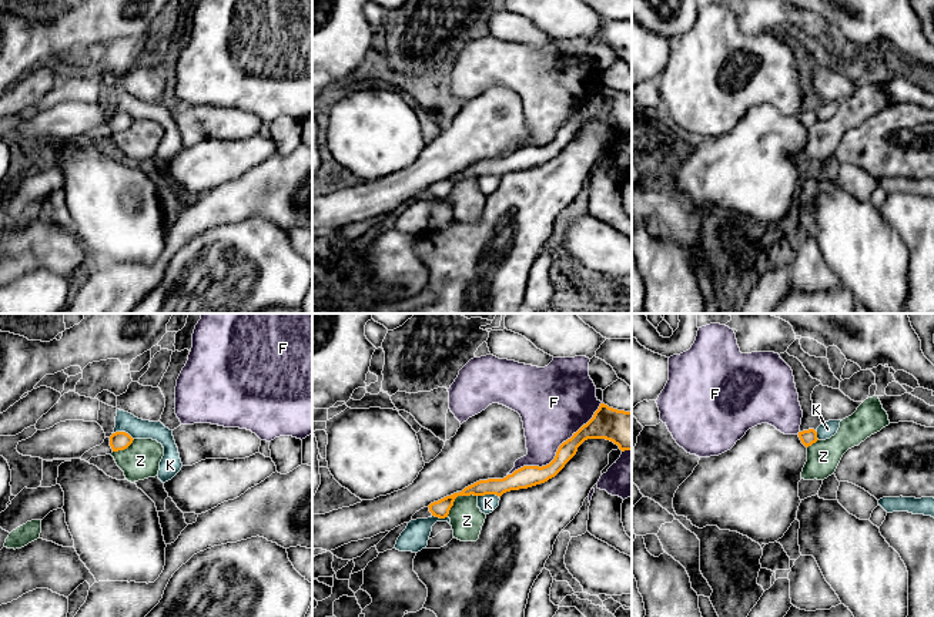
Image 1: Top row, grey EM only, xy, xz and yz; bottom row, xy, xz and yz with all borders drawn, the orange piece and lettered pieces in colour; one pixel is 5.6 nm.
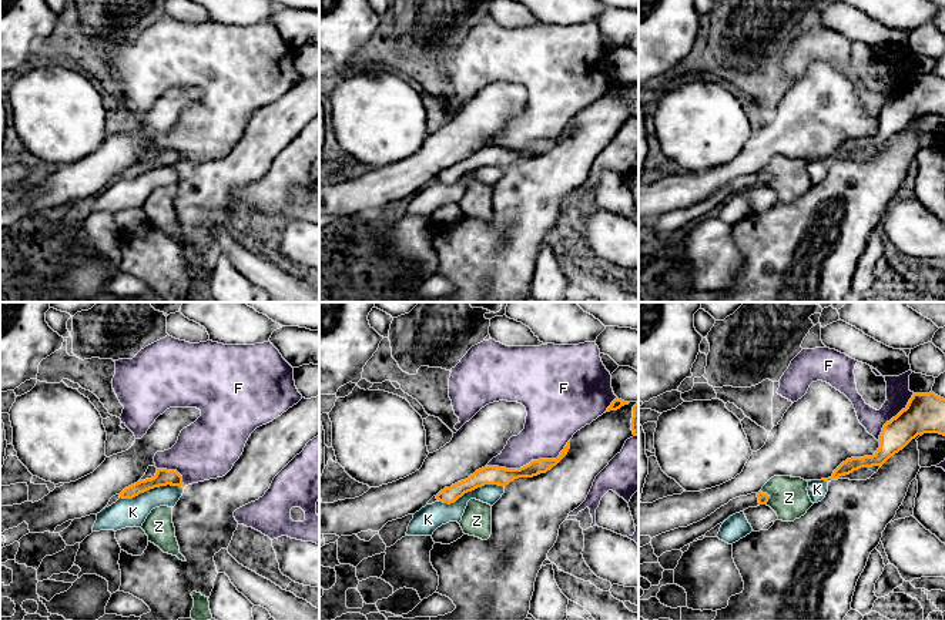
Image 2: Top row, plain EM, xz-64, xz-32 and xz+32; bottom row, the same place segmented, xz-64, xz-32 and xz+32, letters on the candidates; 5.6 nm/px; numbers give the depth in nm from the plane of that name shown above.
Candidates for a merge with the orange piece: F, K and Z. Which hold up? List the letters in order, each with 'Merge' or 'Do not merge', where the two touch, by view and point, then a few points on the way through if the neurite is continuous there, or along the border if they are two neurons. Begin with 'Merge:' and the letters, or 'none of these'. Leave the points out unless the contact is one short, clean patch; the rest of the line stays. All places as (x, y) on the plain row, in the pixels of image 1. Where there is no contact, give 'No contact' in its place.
Merge: none of these
F: Do not merge. Touches orange at xz (556, 133)
K: Do not merge. Touches orange at xz (489, 174)
Z: Do not merge. Touches orange at xz (457, 177). Boundary: xz (476, 175), (459, 175), (447, 197)

